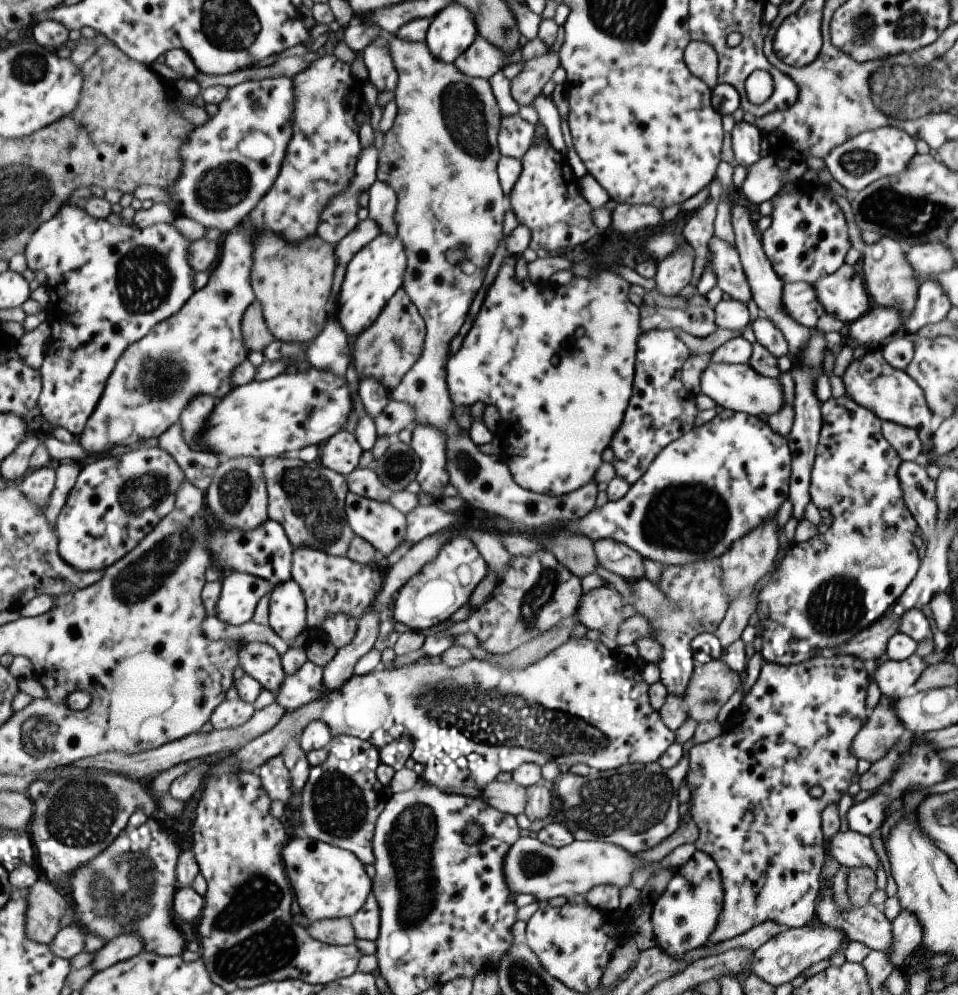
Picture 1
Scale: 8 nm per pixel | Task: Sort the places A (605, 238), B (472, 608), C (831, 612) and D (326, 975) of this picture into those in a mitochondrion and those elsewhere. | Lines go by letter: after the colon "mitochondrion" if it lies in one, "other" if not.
A: other
B: other
C: mitochondrion
D: other

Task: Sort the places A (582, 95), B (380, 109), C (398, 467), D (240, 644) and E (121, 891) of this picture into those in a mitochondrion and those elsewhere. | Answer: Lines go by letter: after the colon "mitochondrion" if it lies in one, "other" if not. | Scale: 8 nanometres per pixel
A: other
B: other
C: mitochondrion
D: other
E: mitochondrion

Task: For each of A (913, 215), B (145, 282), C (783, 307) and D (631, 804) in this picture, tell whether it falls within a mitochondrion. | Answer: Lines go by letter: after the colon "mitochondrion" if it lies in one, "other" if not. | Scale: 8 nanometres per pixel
A: mitochondrion
B: mitochondrion
C: other
D: mitochondrion

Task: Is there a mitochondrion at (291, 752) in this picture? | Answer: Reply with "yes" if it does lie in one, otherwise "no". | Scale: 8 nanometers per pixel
no

